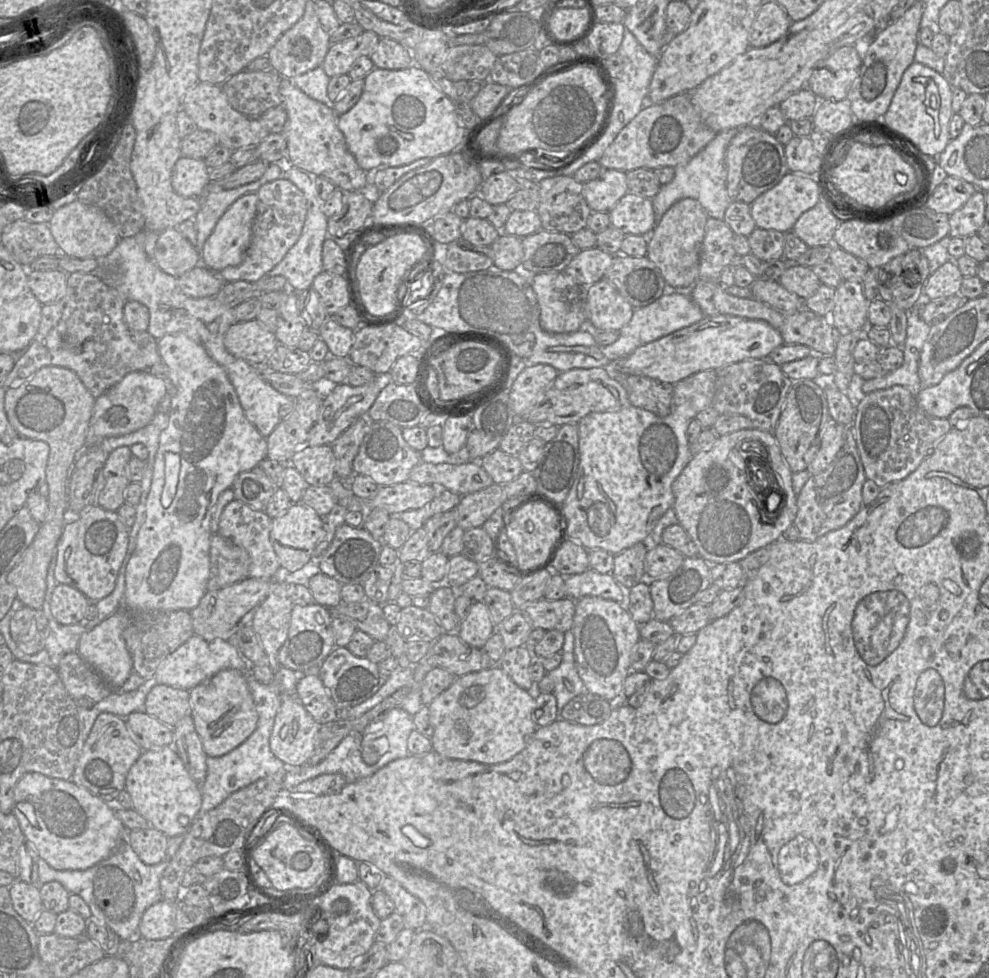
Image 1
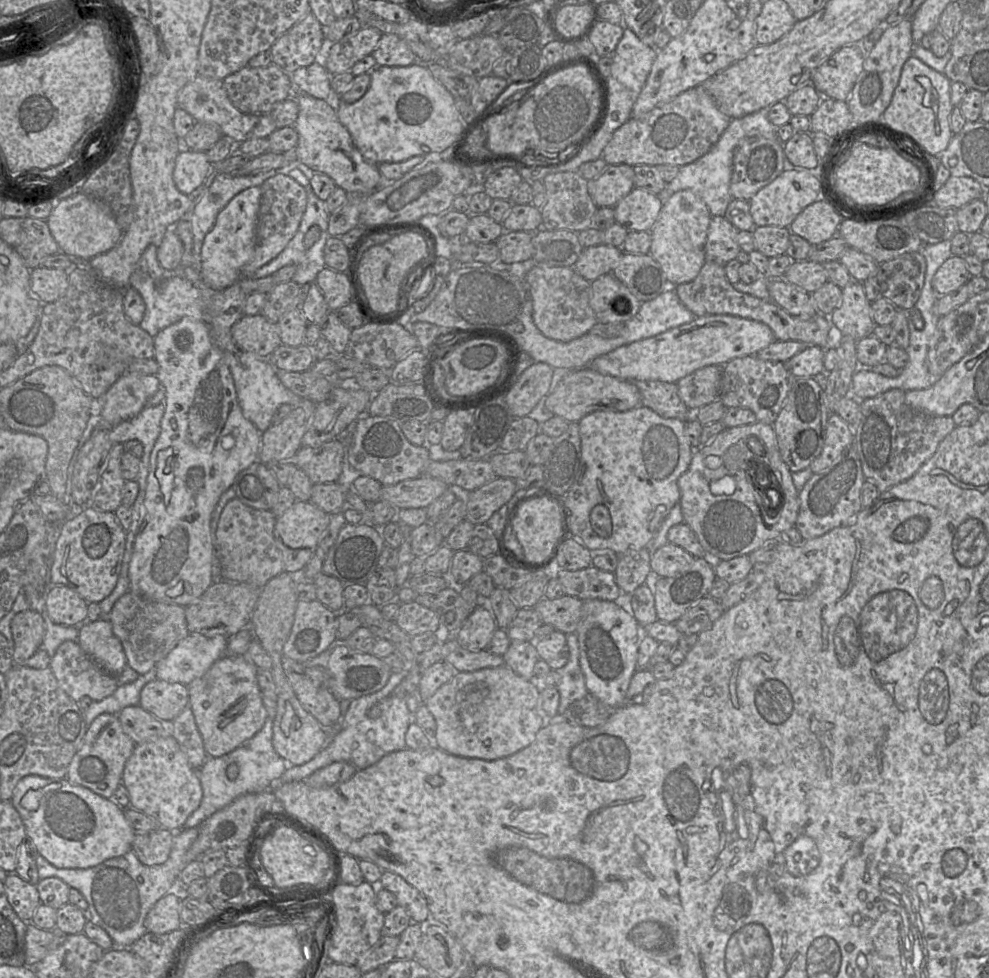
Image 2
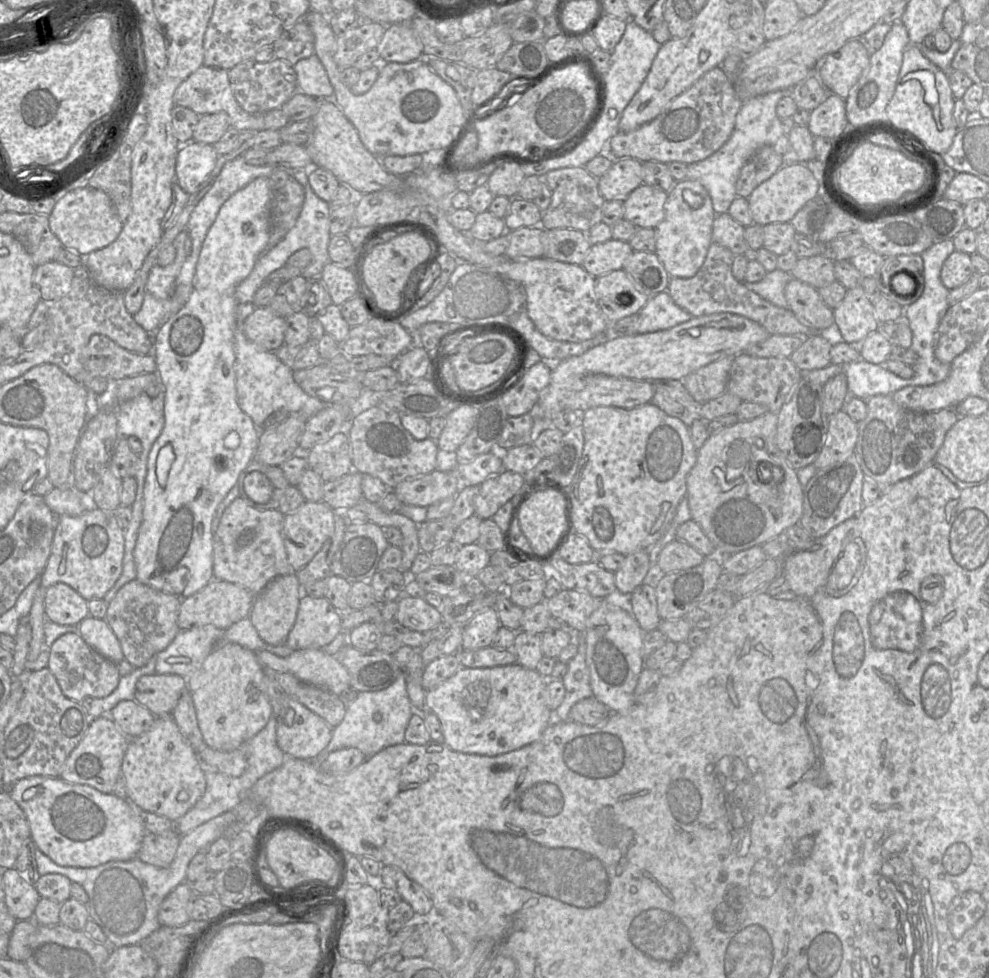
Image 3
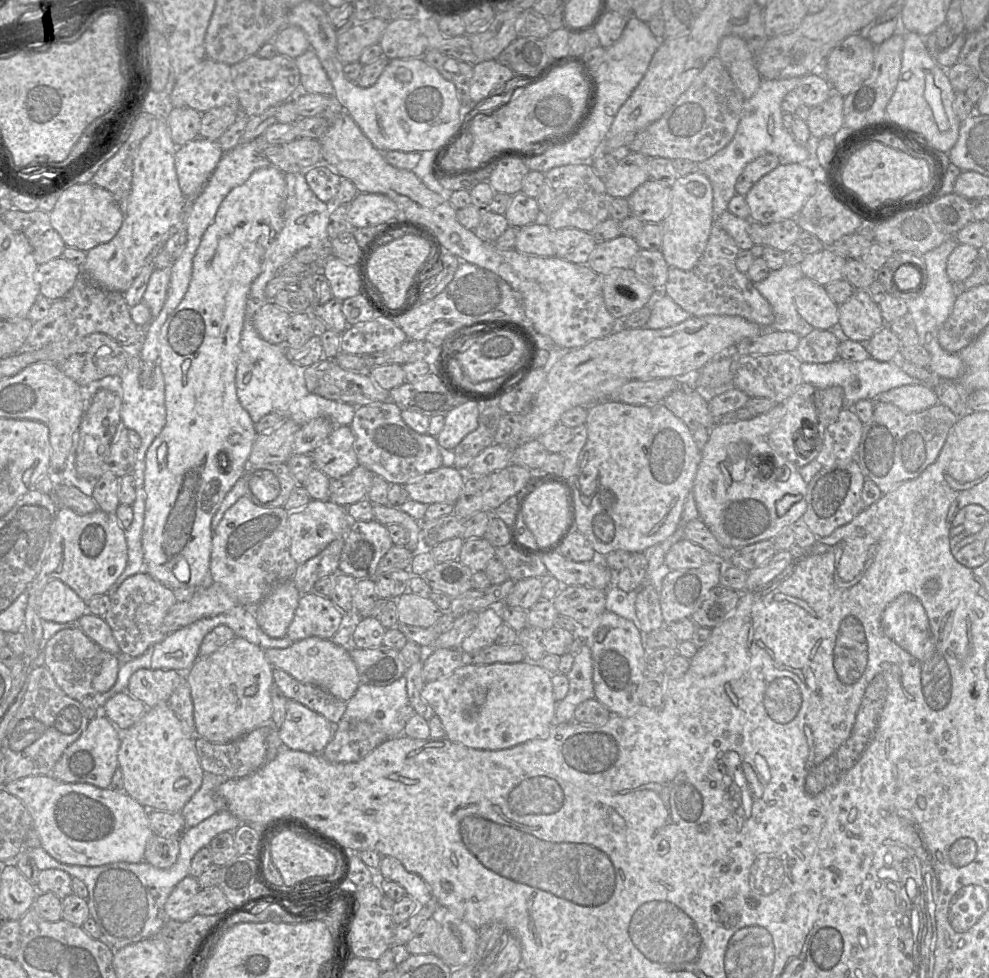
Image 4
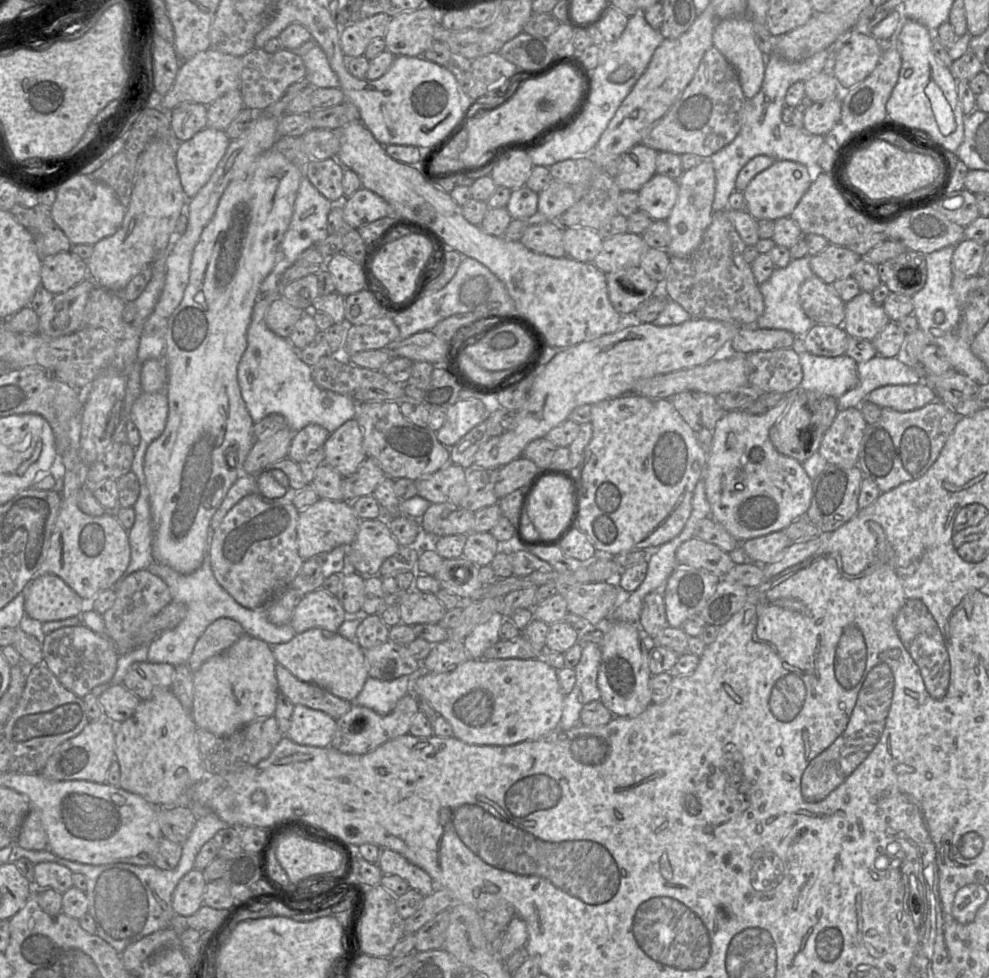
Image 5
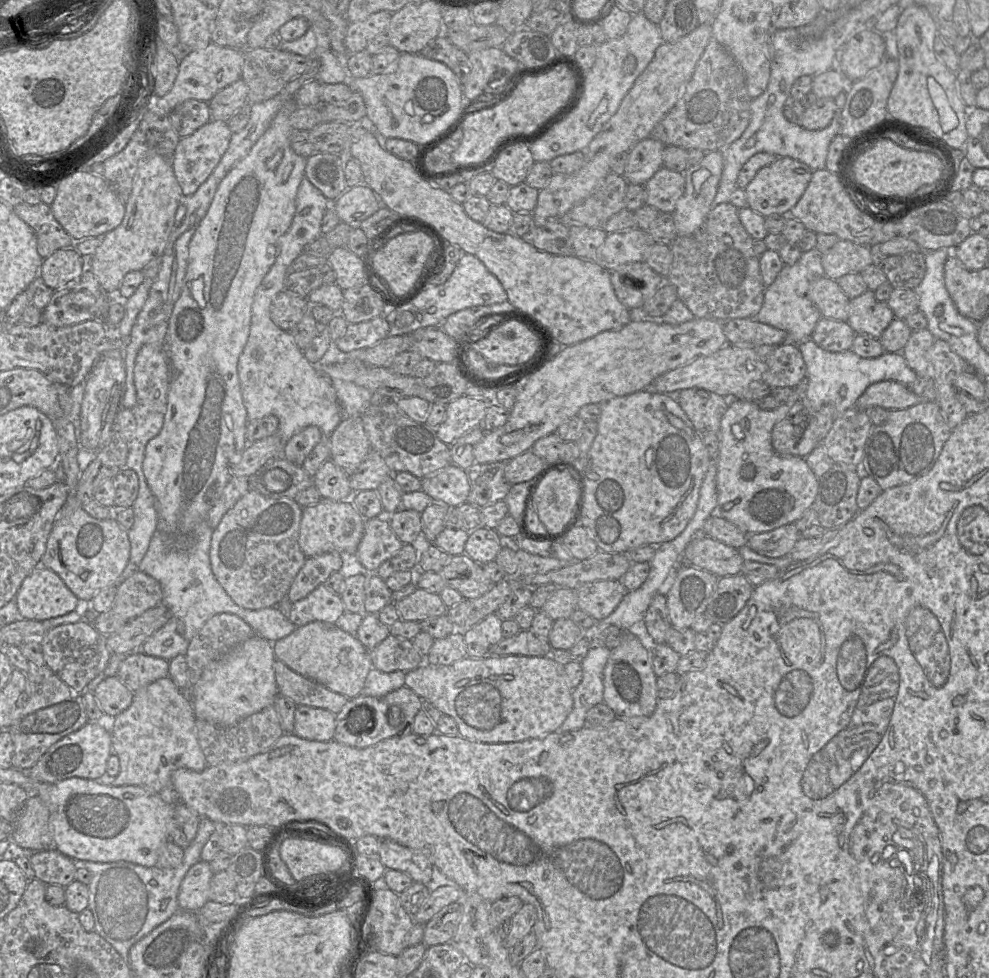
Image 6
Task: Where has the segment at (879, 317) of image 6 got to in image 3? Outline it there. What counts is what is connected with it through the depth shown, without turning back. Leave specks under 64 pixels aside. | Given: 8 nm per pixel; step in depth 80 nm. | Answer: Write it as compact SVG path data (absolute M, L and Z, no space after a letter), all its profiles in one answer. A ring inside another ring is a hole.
M862 286L848 289L843 301L833 310L839 337L851 345L859 345L881 326L873 303Z

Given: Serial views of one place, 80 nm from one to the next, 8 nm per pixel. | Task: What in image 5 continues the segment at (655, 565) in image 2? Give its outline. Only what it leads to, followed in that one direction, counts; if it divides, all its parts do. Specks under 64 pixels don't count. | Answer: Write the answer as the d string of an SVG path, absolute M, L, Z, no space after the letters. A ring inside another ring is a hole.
M695 537L676 550L676 567L689 566L723 577L734 565L728 552Z

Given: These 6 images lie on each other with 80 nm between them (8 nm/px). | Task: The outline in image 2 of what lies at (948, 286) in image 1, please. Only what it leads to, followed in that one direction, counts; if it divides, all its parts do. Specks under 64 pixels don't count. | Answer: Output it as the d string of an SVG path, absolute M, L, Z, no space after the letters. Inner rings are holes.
M951 255L937 269L932 278L932 287L937 296L958 290L971 278L962 256Z

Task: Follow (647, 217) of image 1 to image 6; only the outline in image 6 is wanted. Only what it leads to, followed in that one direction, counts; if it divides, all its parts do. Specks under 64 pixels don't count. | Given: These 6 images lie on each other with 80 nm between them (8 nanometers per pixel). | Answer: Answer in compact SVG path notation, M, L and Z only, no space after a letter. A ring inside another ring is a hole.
M661 167L645 185L646 204L661 213L673 213L678 200L685 191L683 172Z

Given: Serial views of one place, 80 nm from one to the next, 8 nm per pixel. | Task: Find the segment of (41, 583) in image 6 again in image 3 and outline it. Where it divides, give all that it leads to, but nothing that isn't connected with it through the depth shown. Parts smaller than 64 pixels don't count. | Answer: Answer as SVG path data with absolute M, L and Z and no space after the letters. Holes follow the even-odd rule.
M59 582L49 586L44 596L47 620L68 626L78 626L88 617L88 601L69 585Z

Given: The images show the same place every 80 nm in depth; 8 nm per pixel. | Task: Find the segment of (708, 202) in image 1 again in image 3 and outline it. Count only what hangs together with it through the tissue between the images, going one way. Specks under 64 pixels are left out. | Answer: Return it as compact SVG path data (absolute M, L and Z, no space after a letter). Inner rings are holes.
M777 90L743 101L743 105L736 116L734 130L726 143L708 158L688 165L686 179L698 181L707 189L716 214L722 214L728 211L732 201L737 197L736 182L741 169L758 149L763 146L771 146L785 158L790 157L791 146L788 137L789 134L784 132L781 119L776 112L779 100L785 95L789 95L789 90Z

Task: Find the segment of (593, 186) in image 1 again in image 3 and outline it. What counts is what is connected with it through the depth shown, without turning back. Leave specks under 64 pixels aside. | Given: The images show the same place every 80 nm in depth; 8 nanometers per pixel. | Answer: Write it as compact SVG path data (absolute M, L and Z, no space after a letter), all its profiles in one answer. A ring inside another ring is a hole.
M634 158L614 160L610 169L598 179L598 187L606 201L623 201L643 184L642 162Z

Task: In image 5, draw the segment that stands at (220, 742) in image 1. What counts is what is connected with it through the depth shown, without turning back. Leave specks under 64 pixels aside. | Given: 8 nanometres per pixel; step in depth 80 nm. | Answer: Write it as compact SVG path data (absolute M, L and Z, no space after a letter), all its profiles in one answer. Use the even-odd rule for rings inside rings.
M243 635L228 649L206 660L193 673L193 704L191 716L197 726L219 737L230 736L245 725L273 716L279 692L275 676L276 660L272 646L249 635Z

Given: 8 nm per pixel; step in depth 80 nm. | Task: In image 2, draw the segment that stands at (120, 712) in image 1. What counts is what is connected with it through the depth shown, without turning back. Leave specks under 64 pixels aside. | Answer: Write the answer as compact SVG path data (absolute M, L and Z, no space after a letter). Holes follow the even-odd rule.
M153 668L146 674L140 675L134 682L119 684L110 696L93 701L87 710L83 710L88 727L97 716L103 713L118 715L127 706L139 705L142 688L155 678L156 669Z

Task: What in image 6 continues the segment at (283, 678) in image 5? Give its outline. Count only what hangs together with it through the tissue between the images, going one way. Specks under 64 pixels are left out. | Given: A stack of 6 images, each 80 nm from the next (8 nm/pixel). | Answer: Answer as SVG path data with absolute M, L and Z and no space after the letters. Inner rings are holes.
M278 659L274 662L274 672L278 694L290 698L296 705L323 708L336 715L349 700L346 696L291 670Z

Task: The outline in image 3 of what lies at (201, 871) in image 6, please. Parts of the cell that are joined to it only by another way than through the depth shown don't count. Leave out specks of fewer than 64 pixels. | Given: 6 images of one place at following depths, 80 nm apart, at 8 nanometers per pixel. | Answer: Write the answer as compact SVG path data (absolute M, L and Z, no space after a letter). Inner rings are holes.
M187 881L168 894L159 908L160 926L178 927L188 923L191 920L189 903L194 894L192 885Z

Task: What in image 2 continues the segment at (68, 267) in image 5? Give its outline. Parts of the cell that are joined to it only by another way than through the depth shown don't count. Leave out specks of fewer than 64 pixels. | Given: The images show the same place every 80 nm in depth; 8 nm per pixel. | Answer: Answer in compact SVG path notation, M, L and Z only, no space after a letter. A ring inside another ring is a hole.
M38 266L30 272L30 287L41 305L63 297L68 285L68 270Z

